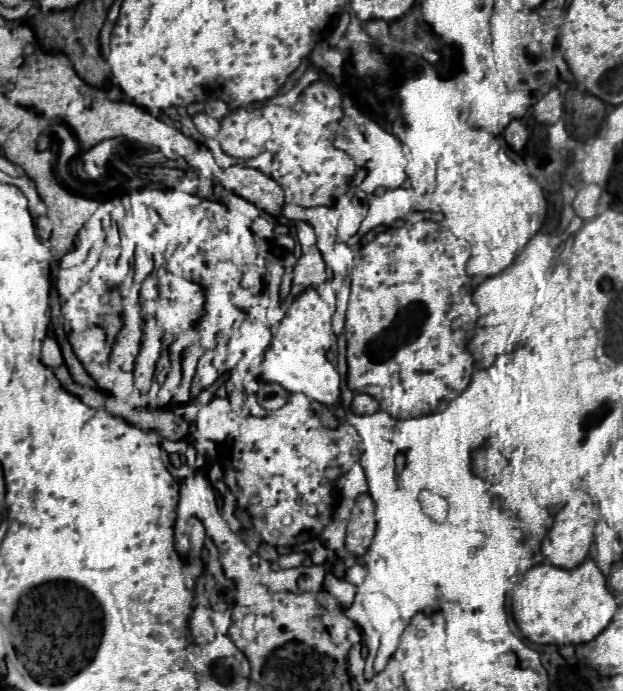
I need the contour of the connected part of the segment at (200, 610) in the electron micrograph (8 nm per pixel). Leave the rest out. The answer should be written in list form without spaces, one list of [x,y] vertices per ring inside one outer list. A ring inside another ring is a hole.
[[[195,606],[193,614],[191,614],[191,634],[195,638],[195,642],[199,644],[207,644],[215,638],[215,630],[211,626],[211,614],[205,606]]]

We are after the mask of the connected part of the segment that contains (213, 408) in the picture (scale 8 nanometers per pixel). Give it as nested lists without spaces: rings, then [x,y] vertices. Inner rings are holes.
[[[213,398],[209,404],[199,408],[199,414],[195,418],[197,432],[203,438],[223,442],[227,438],[229,430],[229,400],[227,398]]]

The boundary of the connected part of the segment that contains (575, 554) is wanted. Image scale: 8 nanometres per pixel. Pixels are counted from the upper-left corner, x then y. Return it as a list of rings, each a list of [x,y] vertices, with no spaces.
[[[587,494],[571,498],[559,510],[559,514],[555,516],[553,528],[543,538],[541,552],[549,558],[551,564],[555,564],[559,568],[575,568],[577,564],[581,564],[589,556],[589,548],[591,548],[591,542],[593,542],[593,528],[595,528],[595,524],[597,524],[597,516],[595,516],[595,508],[593,508],[591,498]]]

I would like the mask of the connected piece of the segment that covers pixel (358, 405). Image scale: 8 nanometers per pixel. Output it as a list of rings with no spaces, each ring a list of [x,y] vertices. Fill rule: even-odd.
[[[355,394],[353,402],[351,402],[351,410],[355,414],[373,414],[379,410],[379,404],[367,394]]]

